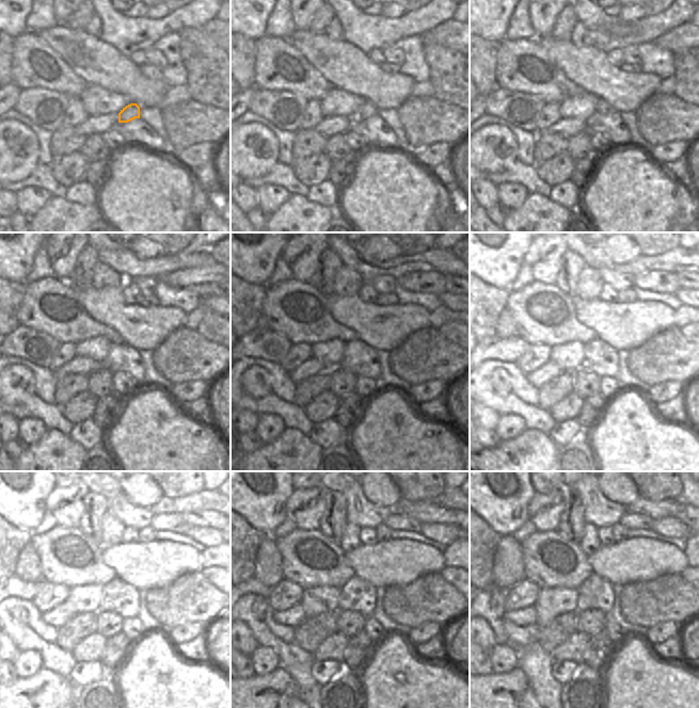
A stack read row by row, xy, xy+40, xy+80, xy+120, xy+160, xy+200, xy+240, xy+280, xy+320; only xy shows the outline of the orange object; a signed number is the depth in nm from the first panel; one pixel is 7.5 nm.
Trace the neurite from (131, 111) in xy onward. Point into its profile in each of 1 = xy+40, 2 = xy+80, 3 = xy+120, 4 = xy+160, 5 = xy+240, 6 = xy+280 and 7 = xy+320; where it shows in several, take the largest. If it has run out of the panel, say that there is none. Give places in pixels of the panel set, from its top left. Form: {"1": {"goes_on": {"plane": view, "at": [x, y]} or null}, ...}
{"1": {"goes_on": {"plane": "xy+40", "at": [367, 109]}}, "2": {"goes_on": {"plane": "xy+80", "at": [602, 107]}}, "3": {"goes_on": {"plane": "xy+120", "at": [50, 305]}}, "4": {"goes_on": {"plane": "xy+160", "at": [296, 309]}}, "5": {"goes_on": {"plane": "xy+240", "at": [68, 557]}}, "6": {"goes_on": {"plane": "xy+280", "at": [310, 559]}}, "7": {"goes_on": {"plane": "xy+320", "at": [550, 560]}}}

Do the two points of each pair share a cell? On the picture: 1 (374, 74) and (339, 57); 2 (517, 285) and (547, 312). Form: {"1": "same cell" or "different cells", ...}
{"1": "same cell", "2": "different cells"}

